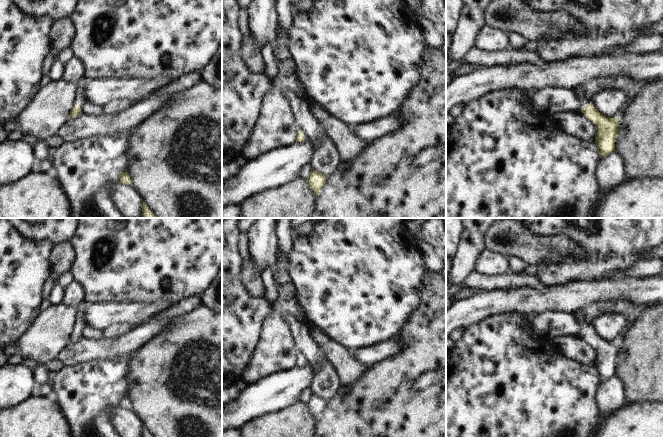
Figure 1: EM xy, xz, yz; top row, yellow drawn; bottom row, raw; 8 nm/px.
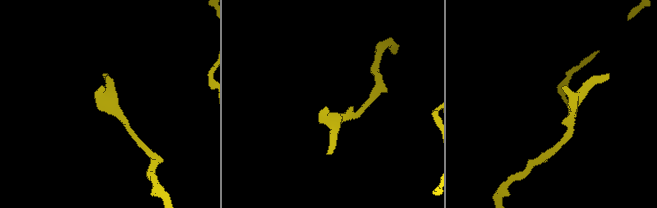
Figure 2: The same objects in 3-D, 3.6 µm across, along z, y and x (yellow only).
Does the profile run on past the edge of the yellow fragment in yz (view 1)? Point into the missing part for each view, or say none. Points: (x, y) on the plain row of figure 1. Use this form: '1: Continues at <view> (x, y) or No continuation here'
1: Continues at yz (579, 314)

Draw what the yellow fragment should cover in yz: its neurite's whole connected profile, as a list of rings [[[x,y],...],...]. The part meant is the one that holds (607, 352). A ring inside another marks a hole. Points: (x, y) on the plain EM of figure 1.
[[[584,307],[575,309],[572,314],[583,330],[581,333],[582,337],[596,350],[595,367],[599,381],[601,382],[615,375],[615,363],[620,351],[619,342],[608,342],[601,338],[592,329],[592,323],[587,320]]]

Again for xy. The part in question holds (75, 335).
[[[83,300],[77,305],[77,313],[76,313],[76,317],[74,321],[74,330],[72,331],[70,335],[68,342],[74,342],[82,338],[80,329],[85,325],[84,311],[88,303],[89,302],[86,302],[85,300]]]

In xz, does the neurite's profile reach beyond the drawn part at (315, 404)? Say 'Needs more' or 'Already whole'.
Already whole

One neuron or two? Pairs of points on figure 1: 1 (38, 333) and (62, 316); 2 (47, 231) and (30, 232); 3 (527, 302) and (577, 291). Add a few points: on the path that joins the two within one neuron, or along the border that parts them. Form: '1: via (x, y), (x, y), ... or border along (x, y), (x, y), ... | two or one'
1: via (44, 333), (56, 322) | one
2: via (43, 231), (34, 231) | one
3: via (539, 299), (565, 297) | one

